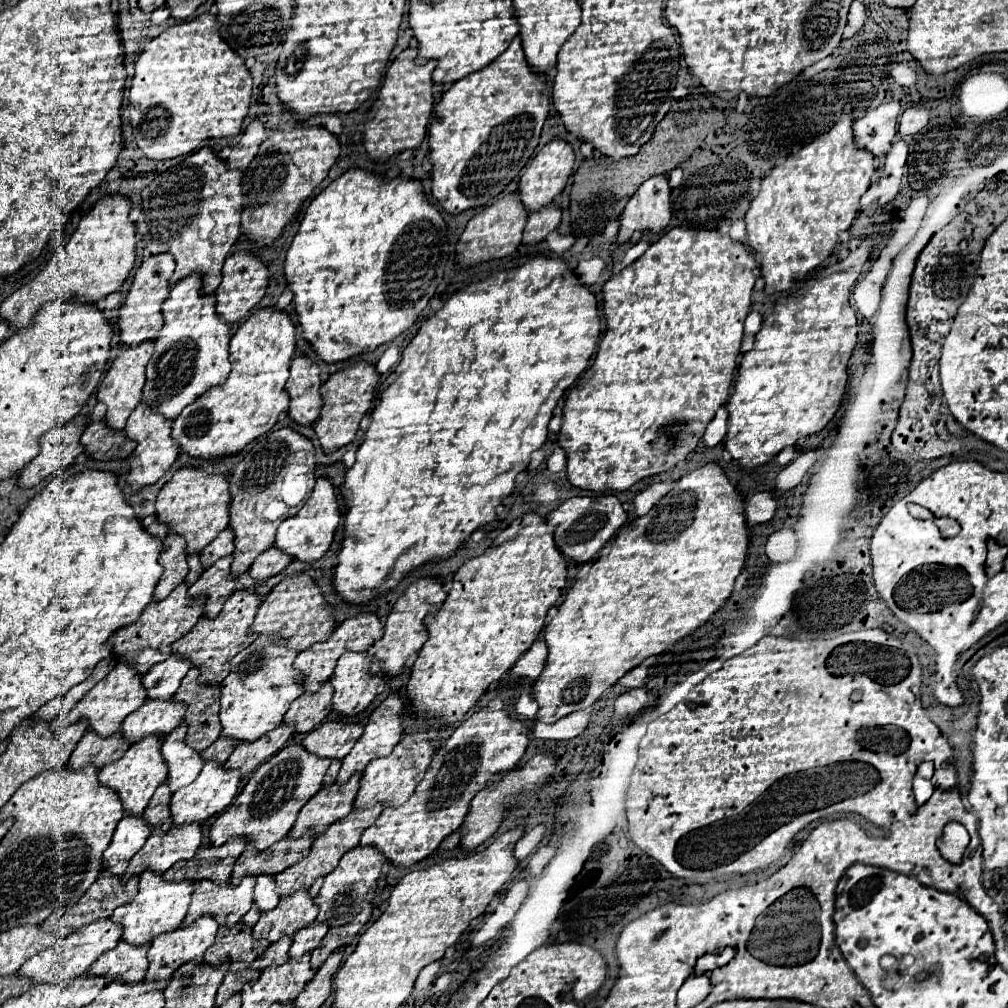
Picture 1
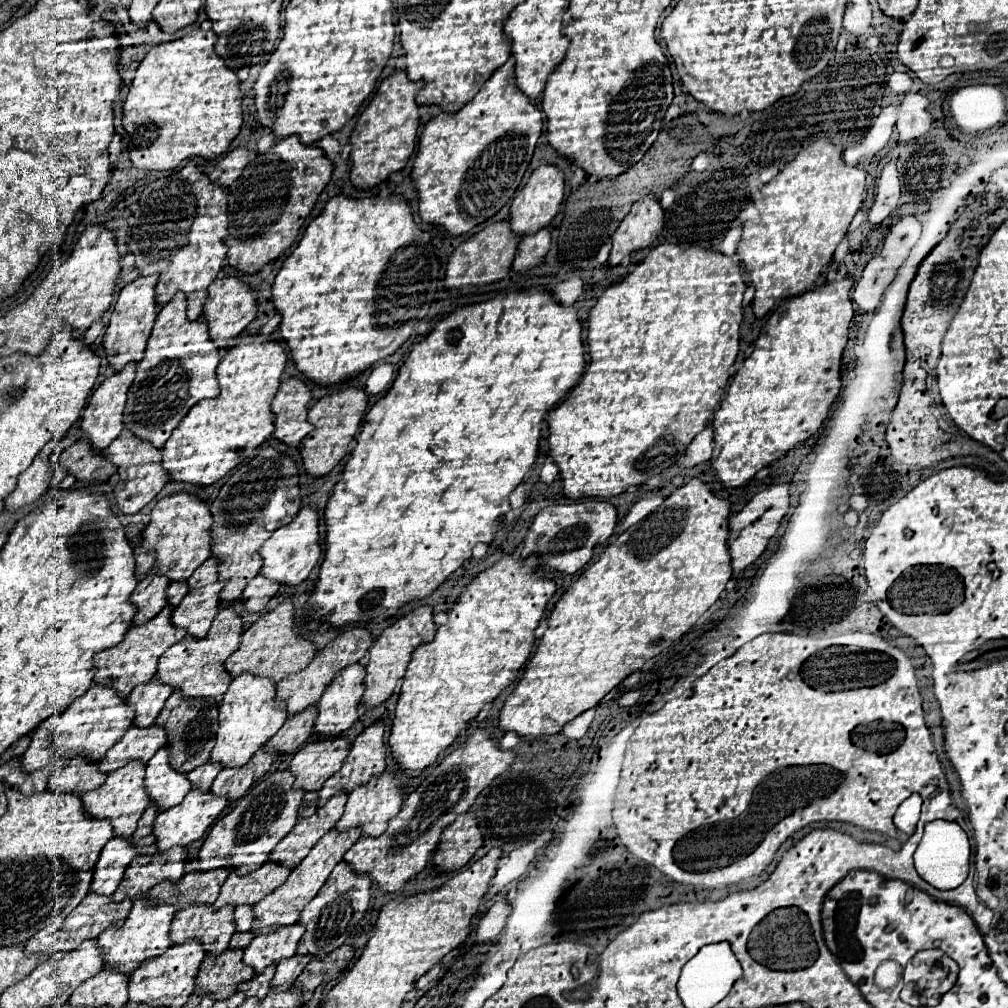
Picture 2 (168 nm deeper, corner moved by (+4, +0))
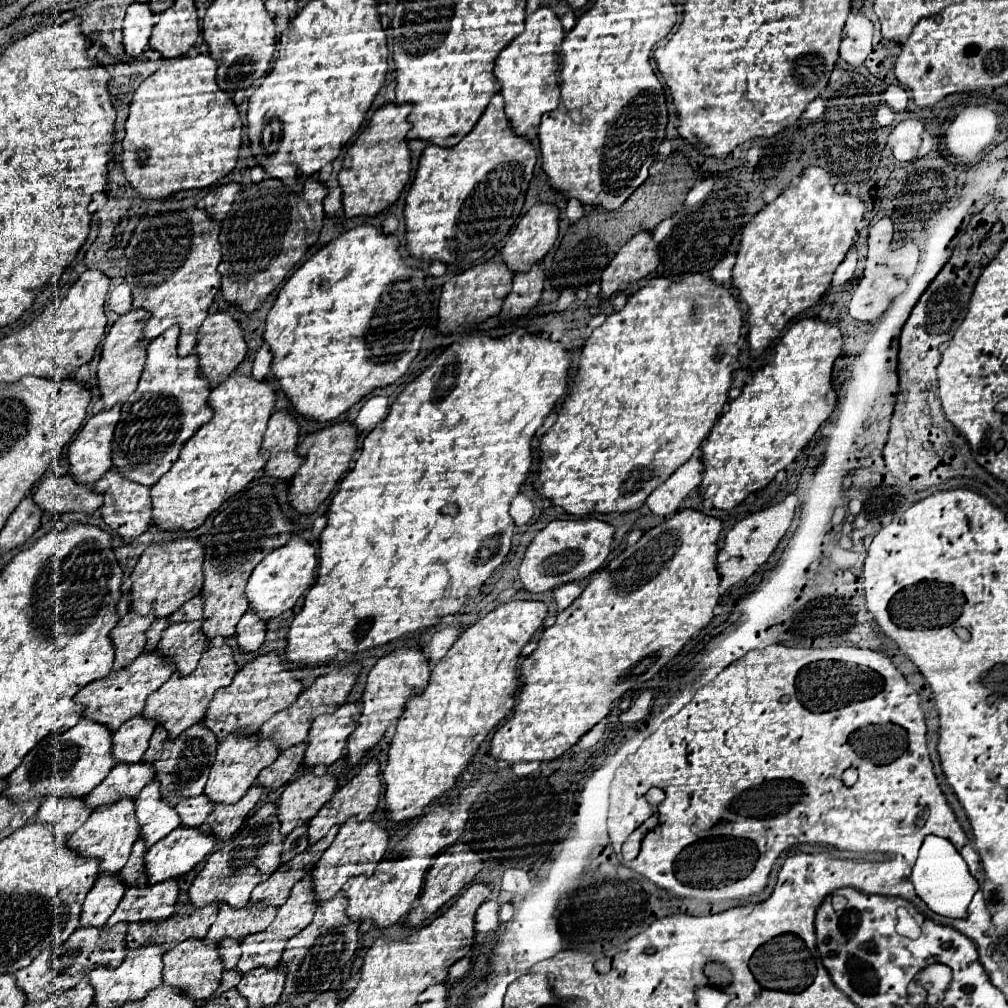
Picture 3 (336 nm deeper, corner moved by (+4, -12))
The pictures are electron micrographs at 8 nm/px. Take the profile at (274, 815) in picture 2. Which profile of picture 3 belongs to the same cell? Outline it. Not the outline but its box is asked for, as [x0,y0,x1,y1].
[188,804,284,908]

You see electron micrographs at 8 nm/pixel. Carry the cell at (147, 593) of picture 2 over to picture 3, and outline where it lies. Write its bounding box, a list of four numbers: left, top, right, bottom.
[110,612,154,670]

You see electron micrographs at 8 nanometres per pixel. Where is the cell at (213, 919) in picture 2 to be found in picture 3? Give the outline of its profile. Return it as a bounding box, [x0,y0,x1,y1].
[164,940,222,1000]

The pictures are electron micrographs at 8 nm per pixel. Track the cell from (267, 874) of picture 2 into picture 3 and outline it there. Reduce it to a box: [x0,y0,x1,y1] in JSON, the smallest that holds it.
[204,906,276,944]

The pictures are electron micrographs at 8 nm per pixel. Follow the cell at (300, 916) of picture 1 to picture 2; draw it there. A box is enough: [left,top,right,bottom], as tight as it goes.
[244,922,304,974]

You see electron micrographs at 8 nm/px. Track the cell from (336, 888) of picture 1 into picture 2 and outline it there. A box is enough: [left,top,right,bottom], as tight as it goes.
[298,862,370,956]

